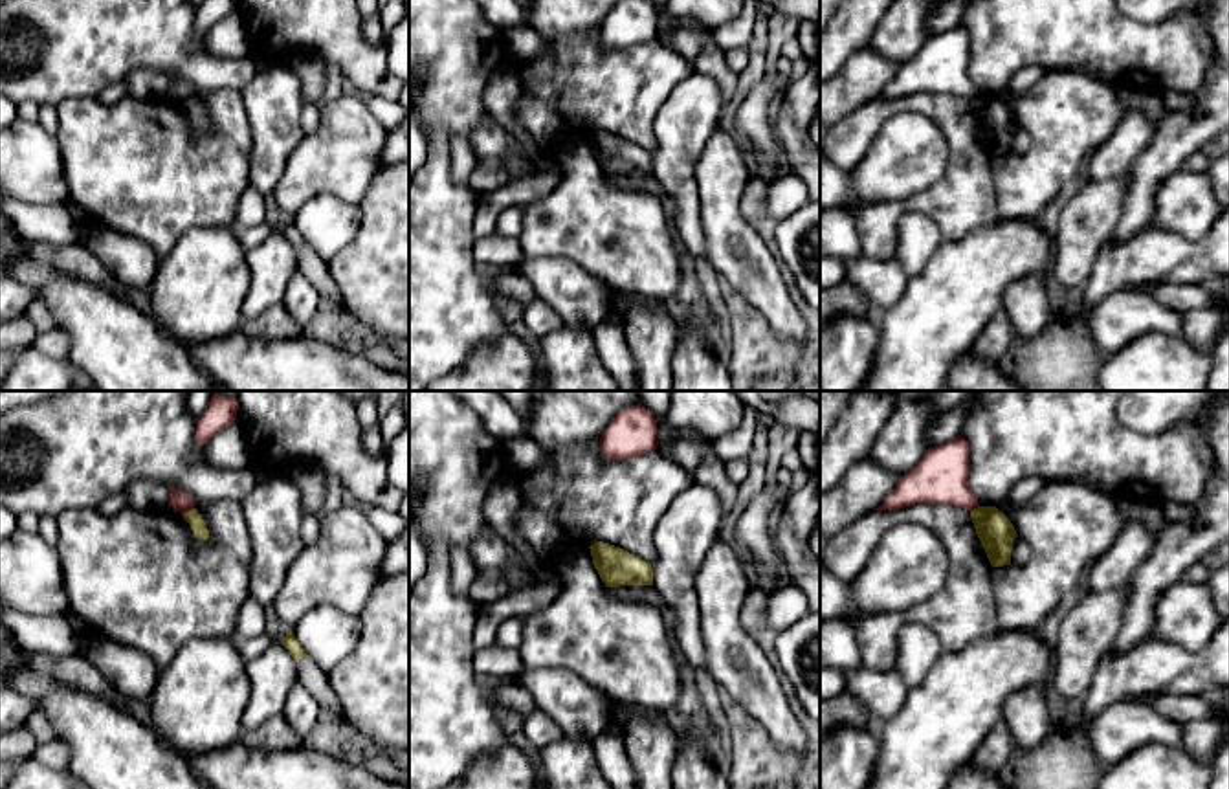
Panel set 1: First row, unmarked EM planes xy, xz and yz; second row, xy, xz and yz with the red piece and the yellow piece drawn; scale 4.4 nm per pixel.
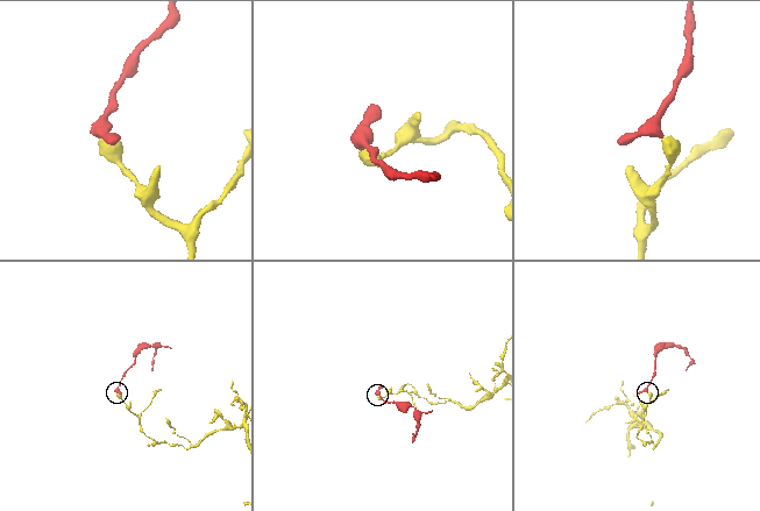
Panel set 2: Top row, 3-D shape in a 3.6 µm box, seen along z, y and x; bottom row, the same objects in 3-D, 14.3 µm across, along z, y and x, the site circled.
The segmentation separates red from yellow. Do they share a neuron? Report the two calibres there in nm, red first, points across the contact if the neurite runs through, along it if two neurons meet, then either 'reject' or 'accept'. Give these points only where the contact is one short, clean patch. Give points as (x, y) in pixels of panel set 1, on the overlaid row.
90/70 nm | along xy (193, 507), (182, 514) | reject

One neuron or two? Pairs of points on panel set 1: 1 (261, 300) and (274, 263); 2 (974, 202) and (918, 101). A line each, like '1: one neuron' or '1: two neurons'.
1: one neuron
2: one neuron

